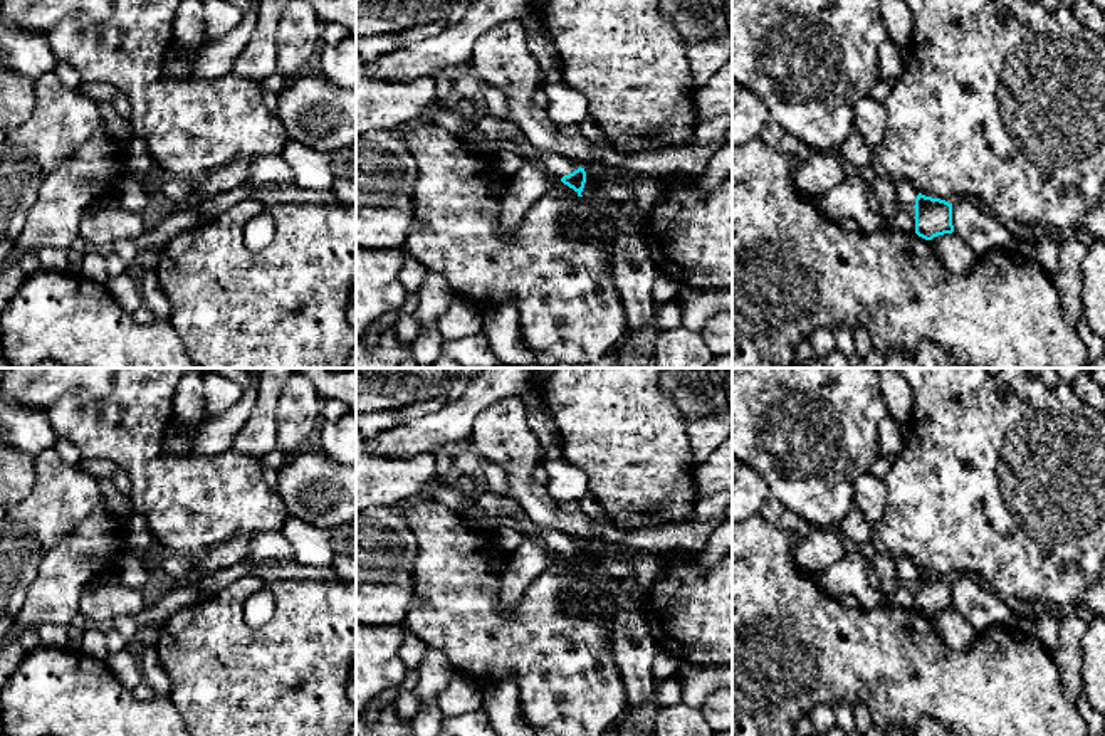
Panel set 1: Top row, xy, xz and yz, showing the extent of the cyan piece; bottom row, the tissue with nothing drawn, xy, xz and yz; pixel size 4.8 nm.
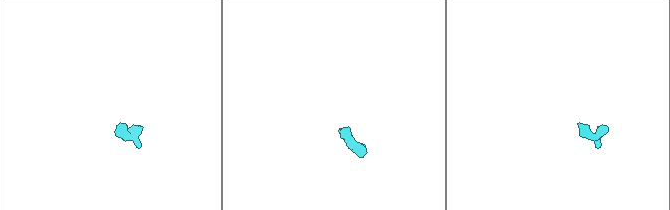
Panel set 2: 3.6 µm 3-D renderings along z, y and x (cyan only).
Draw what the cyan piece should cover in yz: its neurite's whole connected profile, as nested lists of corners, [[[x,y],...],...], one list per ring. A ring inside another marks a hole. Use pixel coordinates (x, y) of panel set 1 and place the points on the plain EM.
[[[895,556],[895,571],[900,583],[915,586],[915,610],[925,617],[952,610],[952,580],[925,573],[905,556]]]

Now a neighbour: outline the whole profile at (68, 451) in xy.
[[[57,439],[55,450],[65,464],[79,465],[79,462],[82,460],[79,449],[69,440]]]

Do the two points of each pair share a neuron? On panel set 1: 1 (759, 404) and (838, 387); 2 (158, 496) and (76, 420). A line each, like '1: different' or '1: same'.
1: same
2: same

